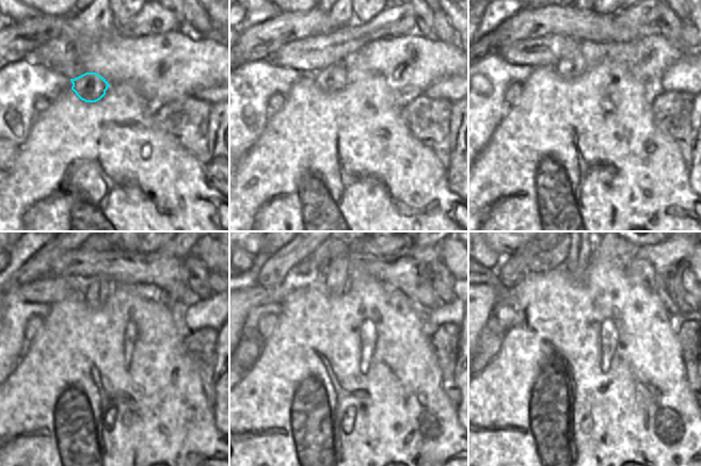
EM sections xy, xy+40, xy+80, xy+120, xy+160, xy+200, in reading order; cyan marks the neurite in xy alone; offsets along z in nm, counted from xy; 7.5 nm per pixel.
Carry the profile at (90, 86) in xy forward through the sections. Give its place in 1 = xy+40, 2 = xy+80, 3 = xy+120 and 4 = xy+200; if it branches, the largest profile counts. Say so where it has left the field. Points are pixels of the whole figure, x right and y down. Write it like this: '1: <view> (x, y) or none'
1: xy+40 (331, 79)
2: xy+80 (574, 64)
3: xy+120 (98, 291)
4: xy+200 (575, 254)

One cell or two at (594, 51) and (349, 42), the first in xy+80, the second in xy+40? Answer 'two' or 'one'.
two

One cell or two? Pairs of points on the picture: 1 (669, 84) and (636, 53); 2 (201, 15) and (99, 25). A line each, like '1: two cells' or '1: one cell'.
1: two cells
2: two cells

